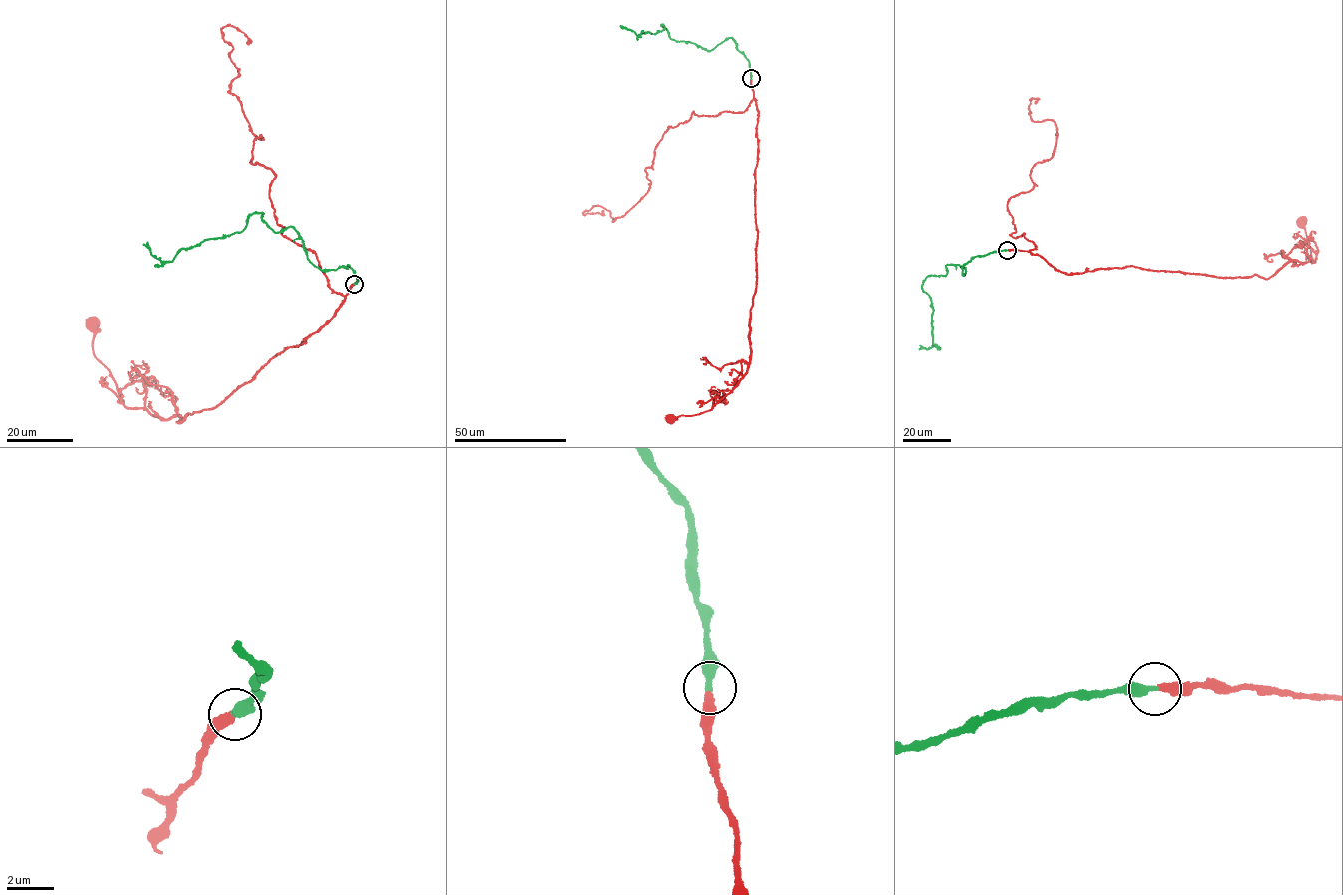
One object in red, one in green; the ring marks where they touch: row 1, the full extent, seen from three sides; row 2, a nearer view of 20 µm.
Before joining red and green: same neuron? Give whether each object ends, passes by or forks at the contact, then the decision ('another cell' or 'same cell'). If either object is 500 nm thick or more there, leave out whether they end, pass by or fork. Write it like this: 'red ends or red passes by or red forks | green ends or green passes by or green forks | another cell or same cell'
red ends | green ends | same cell

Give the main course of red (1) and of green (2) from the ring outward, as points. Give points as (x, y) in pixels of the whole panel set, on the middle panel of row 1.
1: (751, 78), (758, 112), (751, 358), (747, 373), (711, 409), (669, 420)
2: (751, 78), (731, 37), (709, 50), (671, 38), (662, 24), (655, 34), (636, 35), (620, 26)

